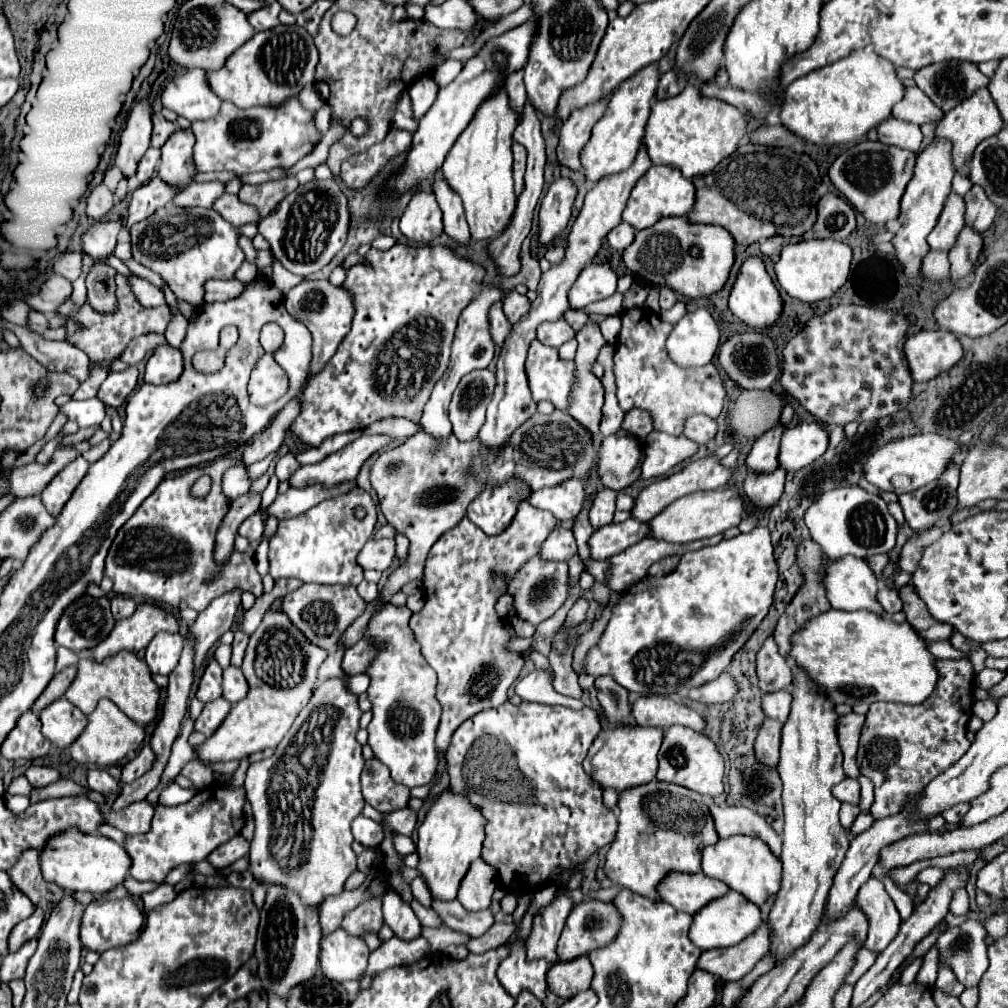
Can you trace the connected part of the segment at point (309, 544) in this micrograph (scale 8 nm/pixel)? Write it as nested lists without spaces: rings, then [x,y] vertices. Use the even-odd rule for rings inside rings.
[[[354,488],[342,496],[342,500],[324,500],[322,504],[310,508],[304,514],[298,514],[288,520],[278,522],[278,530],[270,538],[270,568],[268,574],[276,578],[294,576],[302,582],[316,584],[342,584],[358,586],[364,580],[362,568],[356,564],[358,552],[372,538],[376,526],[376,504],[370,494],[362,488]],[[362,506],[366,510],[364,520],[356,520],[352,510]]]

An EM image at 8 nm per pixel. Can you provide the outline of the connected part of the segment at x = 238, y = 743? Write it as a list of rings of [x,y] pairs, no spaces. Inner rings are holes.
[[[268,610],[262,624],[250,636],[242,672],[250,684],[244,700],[232,706],[222,726],[198,748],[198,756],[210,762],[240,760],[264,748],[276,748],[294,724],[298,712],[308,704],[318,682],[318,668],[328,652],[312,644],[282,610]]]

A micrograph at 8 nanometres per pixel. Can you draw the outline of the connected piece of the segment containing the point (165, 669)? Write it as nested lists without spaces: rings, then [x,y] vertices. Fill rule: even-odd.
[[[158,632],[146,648],[146,664],[150,666],[152,674],[170,674],[180,660],[184,640],[182,636]]]

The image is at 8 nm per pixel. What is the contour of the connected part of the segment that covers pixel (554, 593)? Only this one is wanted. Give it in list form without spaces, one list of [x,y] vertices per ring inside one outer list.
[[[540,556],[530,558],[524,562],[514,576],[508,578],[506,594],[514,598],[512,608],[518,618],[530,622],[532,626],[538,626],[546,618],[550,618],[558,608],[564,606],[568,592],[570,592],[570,576],[568,576],[568,564],[566,562],[554,562],[554,560],[542,560]]]

